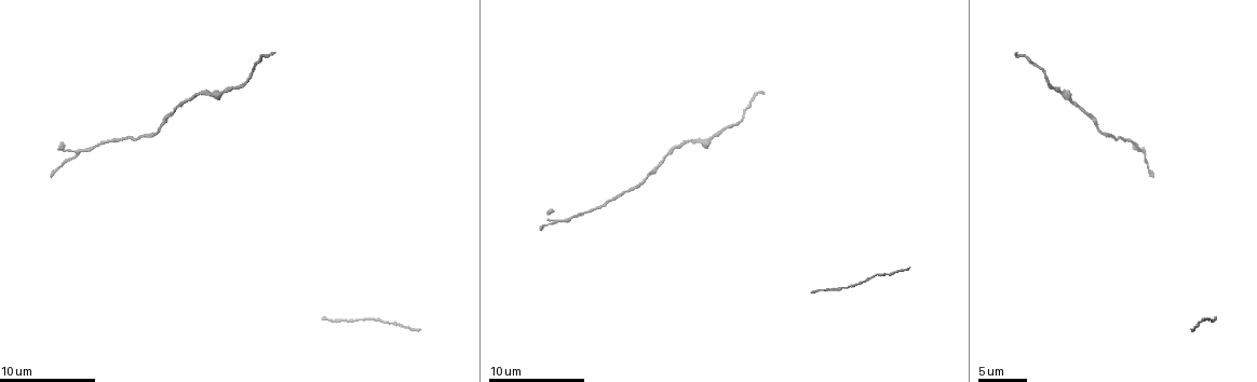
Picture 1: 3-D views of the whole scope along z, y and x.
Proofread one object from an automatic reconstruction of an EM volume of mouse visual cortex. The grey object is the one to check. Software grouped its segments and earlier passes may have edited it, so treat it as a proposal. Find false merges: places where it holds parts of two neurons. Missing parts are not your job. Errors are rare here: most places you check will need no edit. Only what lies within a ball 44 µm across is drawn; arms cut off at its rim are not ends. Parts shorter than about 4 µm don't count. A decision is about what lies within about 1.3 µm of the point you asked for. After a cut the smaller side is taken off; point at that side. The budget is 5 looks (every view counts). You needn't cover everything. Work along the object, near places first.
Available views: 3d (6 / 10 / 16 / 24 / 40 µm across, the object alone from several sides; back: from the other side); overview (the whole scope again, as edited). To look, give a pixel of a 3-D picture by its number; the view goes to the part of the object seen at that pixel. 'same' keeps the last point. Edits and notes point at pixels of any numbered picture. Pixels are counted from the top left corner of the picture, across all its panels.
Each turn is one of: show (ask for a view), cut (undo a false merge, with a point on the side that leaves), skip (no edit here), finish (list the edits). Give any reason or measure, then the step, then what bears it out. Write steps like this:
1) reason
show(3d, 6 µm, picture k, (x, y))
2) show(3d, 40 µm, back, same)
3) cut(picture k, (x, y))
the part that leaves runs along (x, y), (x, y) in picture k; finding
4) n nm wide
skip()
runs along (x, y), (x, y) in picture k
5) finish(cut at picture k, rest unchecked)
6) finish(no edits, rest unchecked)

calibre changes
show(3d, 6 µm, picture 1, (225, 88))

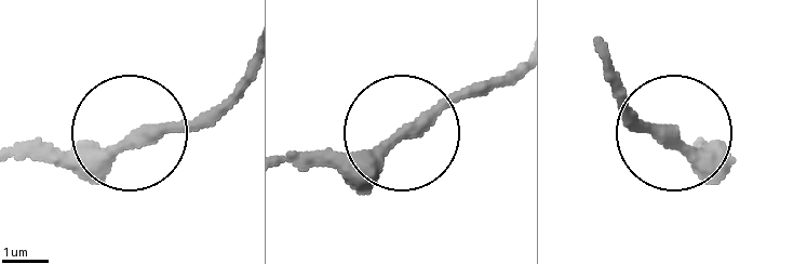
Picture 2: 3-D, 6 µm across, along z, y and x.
skip()
runs along (13, 155), (94, 152), (218, 108) in picture 2; all the same neuron

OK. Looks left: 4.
show(3d, 10 µm, picture 1, (642, 181))

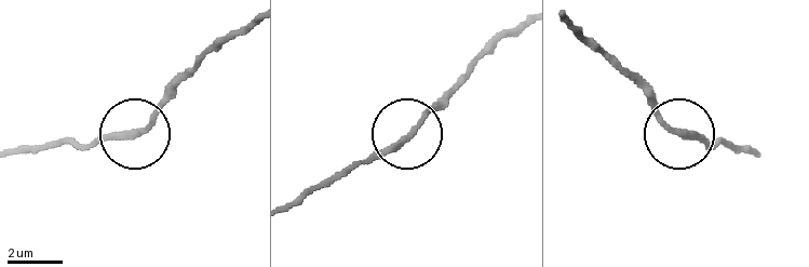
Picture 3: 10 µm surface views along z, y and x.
210 nm wide
skip()
runs along (682, 135), (624, 77) in picture 3; one neuron here

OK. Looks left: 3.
thin neck
show(3d, 6 µm, picture 1, (324, 317))

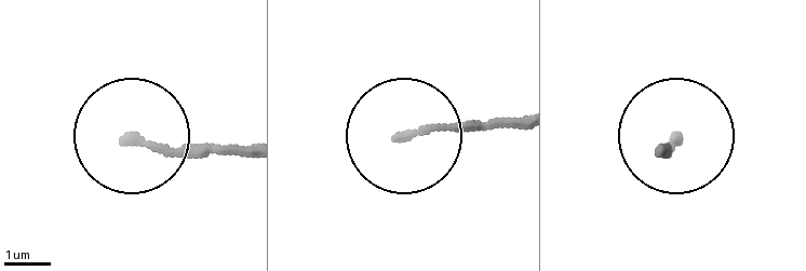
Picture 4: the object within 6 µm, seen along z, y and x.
show(3d, 6 µm, back, picture 4, (403, 138))

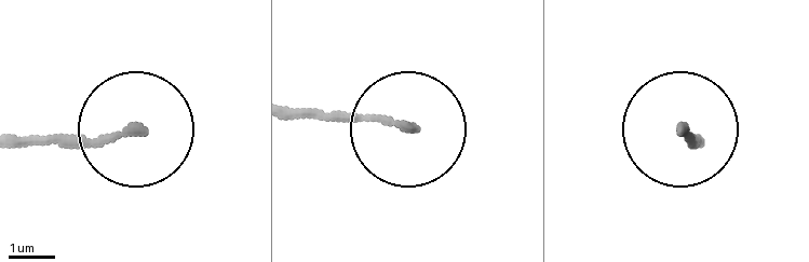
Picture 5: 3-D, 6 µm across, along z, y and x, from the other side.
skip()
one neuron here

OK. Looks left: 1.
finish(no edits, rest unchecked)

